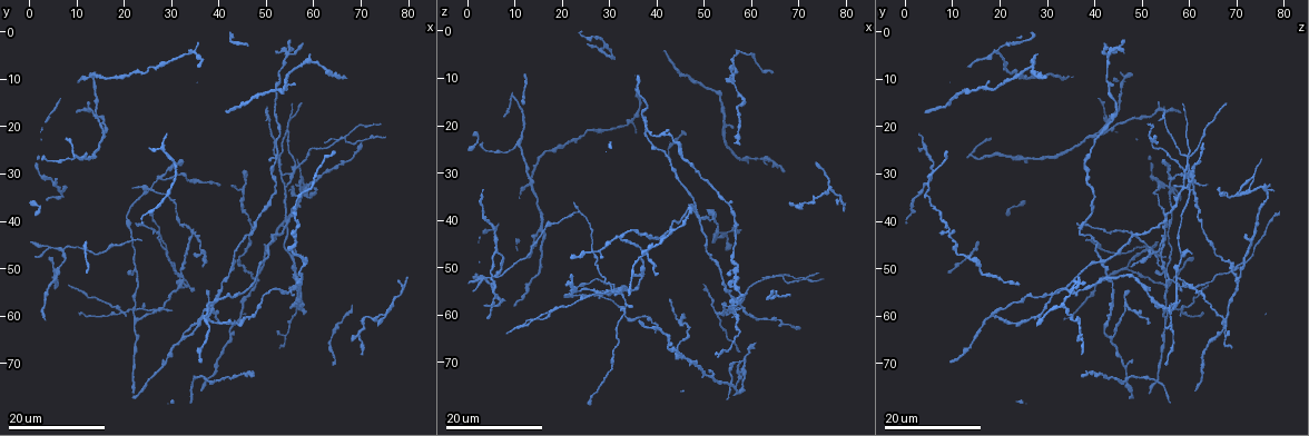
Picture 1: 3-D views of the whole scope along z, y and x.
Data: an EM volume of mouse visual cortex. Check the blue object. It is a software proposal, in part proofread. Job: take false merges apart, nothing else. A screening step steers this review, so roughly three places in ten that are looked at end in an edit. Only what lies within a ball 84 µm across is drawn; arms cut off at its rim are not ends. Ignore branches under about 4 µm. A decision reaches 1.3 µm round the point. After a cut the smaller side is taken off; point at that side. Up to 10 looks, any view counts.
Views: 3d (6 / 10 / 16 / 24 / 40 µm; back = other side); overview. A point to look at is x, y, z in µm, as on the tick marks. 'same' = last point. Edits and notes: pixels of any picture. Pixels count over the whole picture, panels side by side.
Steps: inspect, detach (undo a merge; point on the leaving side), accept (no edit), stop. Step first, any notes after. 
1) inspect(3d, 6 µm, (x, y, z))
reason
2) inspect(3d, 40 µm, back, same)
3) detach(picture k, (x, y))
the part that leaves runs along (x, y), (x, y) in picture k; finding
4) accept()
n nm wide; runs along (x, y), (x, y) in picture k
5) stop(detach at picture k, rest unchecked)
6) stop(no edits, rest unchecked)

inspect(3d, 24 µm, (4.5, 45.5, 51.5))
three arms meet

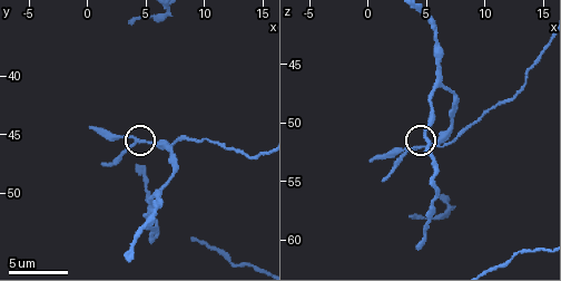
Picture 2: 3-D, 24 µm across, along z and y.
inspect(3d, 6 µm, (4.2, 45.6, 52.2))
closer look

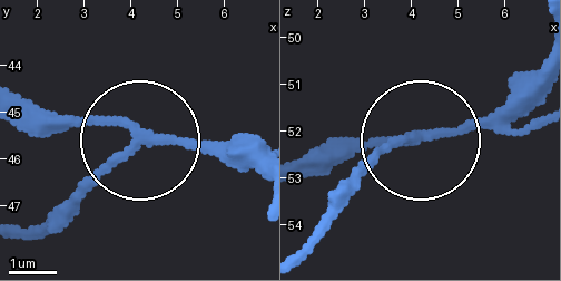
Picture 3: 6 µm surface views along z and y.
accept()
170 nm wide; runs along (541, 117), (481, 117), (397, 145), (342, 197) in picture 3; continuous, no second cell

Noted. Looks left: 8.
inspect(3d, 16 µm, (27.0, 58.5, 55.0))
branch point

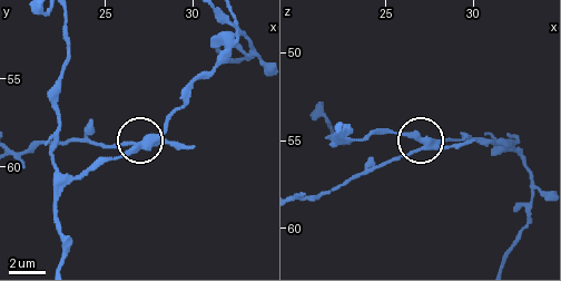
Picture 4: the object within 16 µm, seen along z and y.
inspect(3d, 6 µm, (27.2, 58.7, 55.3))

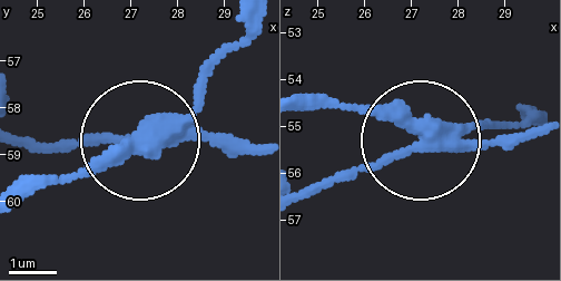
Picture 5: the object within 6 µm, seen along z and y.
detach(picture 5, (236, 145))
the part that leaves runs along (163, 136), (23, 144) in picture 5; a second cell is stuck on

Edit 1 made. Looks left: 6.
inspect(3d, 24 µm, (58.5, 59.0, 55.5))

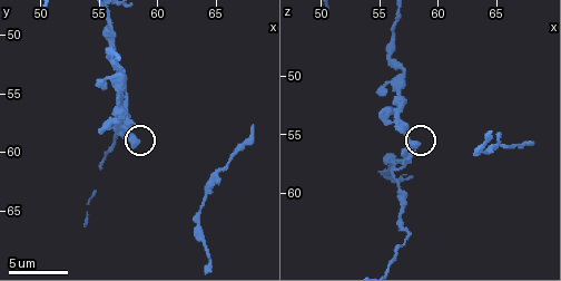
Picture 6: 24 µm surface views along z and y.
inspect(3d, 10 µm, (57.8, 59.2, 56.0))

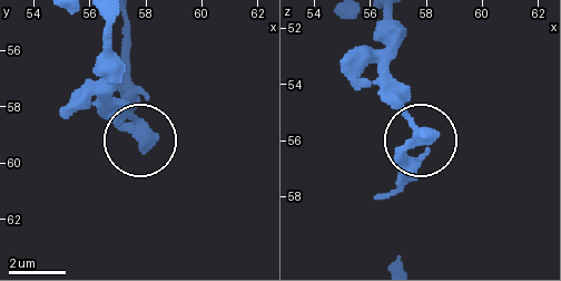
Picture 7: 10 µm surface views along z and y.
detach(picture 7, (402, 176))
side arm 17 µm; a second cell is stuck on

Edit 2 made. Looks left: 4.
inspect(overview)

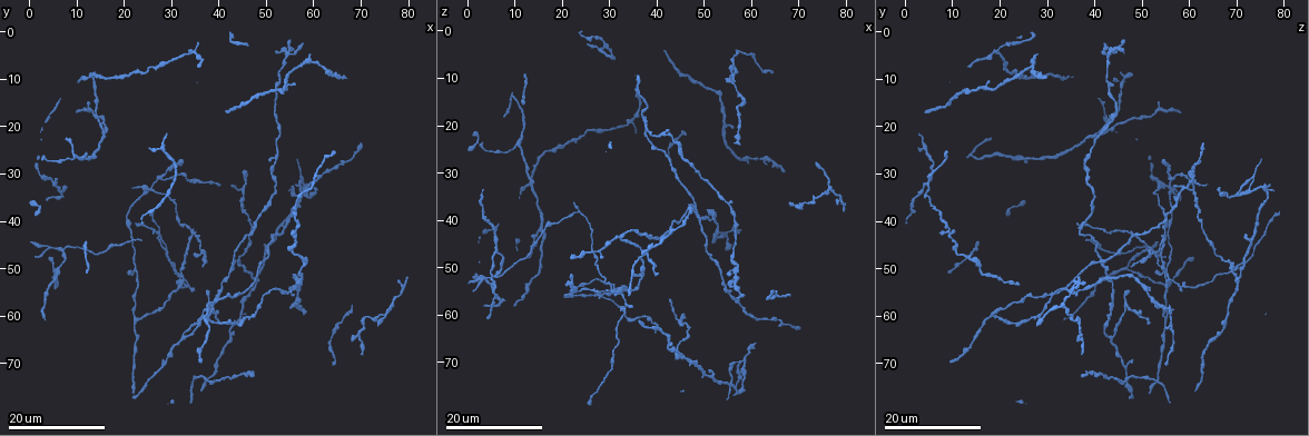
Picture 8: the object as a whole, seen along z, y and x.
inspect(3d, 24 µm, (35.0, 42.5, 55.0))
four or more arms meet

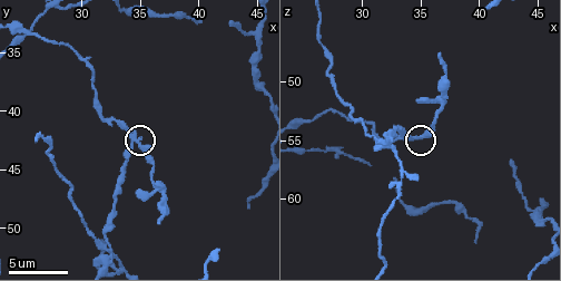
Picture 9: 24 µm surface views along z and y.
inspect(3d, 6 µm, (34.8, 42.6, 54.6))

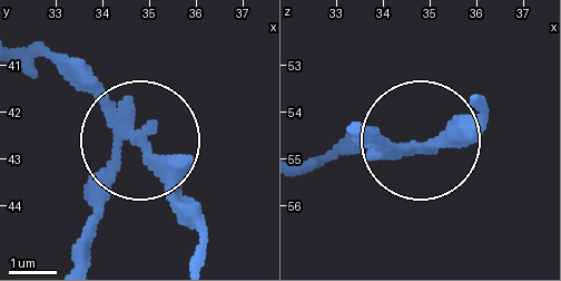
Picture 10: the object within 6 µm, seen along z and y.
detach(picture 10, (71, 73))
side arm 12 µm; the part that leaves runs along (118, 119), (27, 51) in picture 10; a second cell is stuck on

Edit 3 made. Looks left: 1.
stop(detach at picture 5, detach at picture 7, detach at picture 10, rest unchecked)

